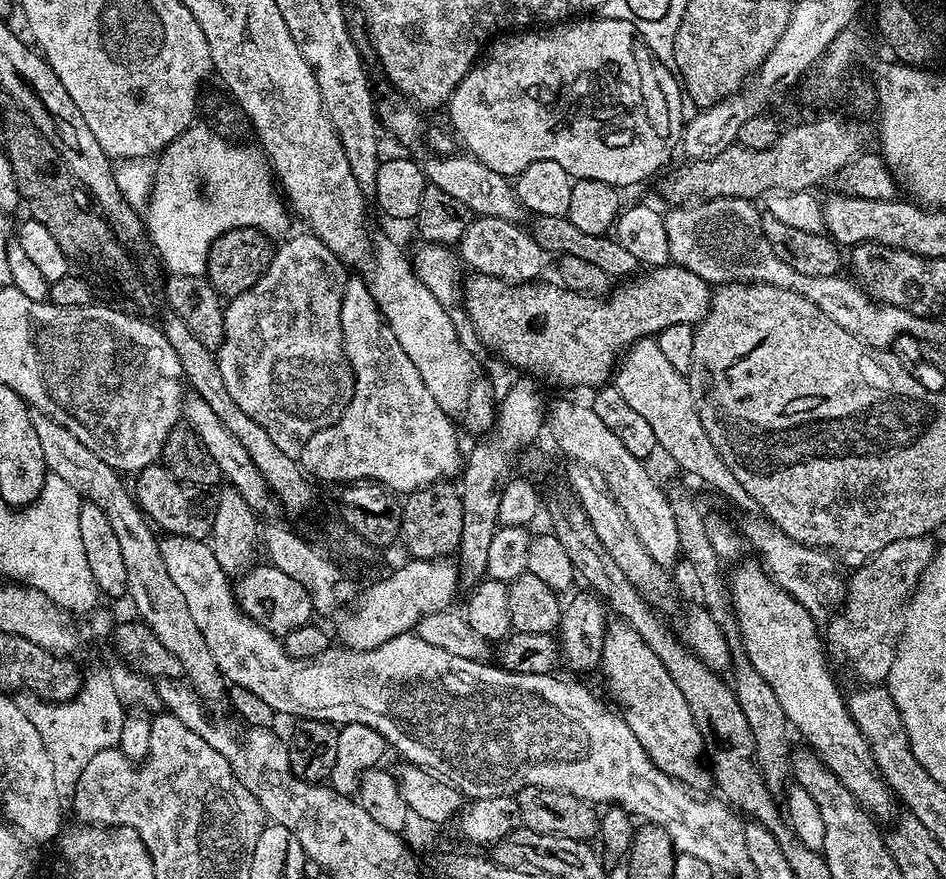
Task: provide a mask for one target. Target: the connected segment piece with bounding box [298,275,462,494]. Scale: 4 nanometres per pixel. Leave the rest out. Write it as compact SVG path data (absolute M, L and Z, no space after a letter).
M363 275L352 276L348 281L346 279L343 281L340 293L340 329L344 335L344 355L348 361L348 367L352 369L352 396L348 399L348 404L344 407L344 411L341 412L333 424L327 424L326 427L318 429L304 443L304 449L301 450L298 457L301 469L309 477L317 476L318 479L325 480L328 484L336 484L335 486L347 486L357 482L375 482L392 490L401 488L401 493L404 494L417 492L420 488L425 488L431 484L448 482L453 478L459 477L462 471L462 452L460 456L460 440L456 437L455 428L448 421L451 420L449 413L443 412L434 402L434 394L430 394L430 390L426 390L426 382L422 382L422 374L418 374L414 362L410 362L410 358L406 358L406 350L402 350L402 346L398 346L398 338L394 338L394 330L390 330L390 326L384 320L384 317L381 316L380 309L376 307L374 298L368 289L368 283Z

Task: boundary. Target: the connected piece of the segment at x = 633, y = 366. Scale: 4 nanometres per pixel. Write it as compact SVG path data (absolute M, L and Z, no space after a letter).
M655 338L642 339L623 353L614 372L614 386L618 394L626 398L627 405L635 413L642 414L646 422L650 422L650 430L654 430L654 438L661 453L664 451L682 471L697 476L702 483L709 484L714 491L721 492L728 500L733 500L742 511L753 511L752 501L742 490L734 474L730 474L718 450L714 450L698 418L687 375L670 366L670 362L662 355L662 350L658 350Z

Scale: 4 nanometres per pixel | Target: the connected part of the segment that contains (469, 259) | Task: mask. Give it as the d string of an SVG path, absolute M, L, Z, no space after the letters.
M476 216L469 219L458 245L458 256L472 267L473 273L493 276L507 284L527 284L535 281L544 268L546 254L538 242L534 242L531 231L520 229L519 223L493 216Z

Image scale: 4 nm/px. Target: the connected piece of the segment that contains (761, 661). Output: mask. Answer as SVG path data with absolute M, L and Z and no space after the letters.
M752 560L738 565L732 582L730 578L730 599L745 652L754 670L774 690L789 725L800 731L804 739L801 741L820 755L821 762L850 790L861 808L882 822L893 815L894 793L880 777L870 746L848 712L845 697L840 697L839 686L832 681L826 644L821 629L820 632L816 629L818 621Z

